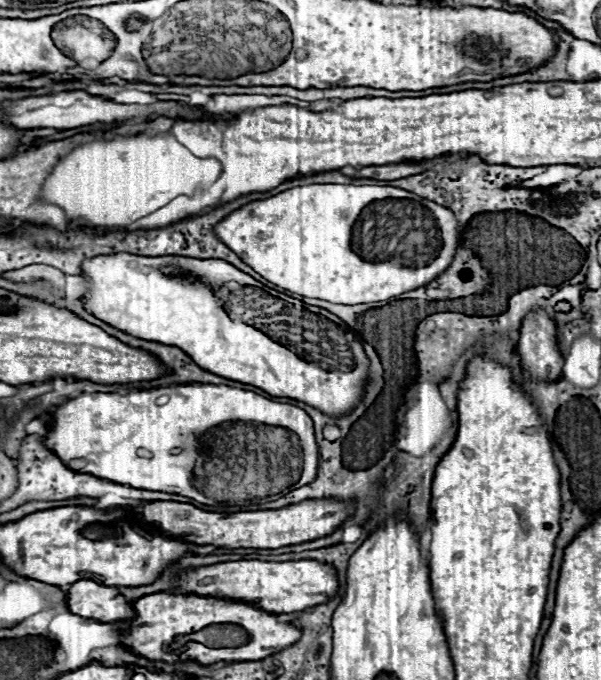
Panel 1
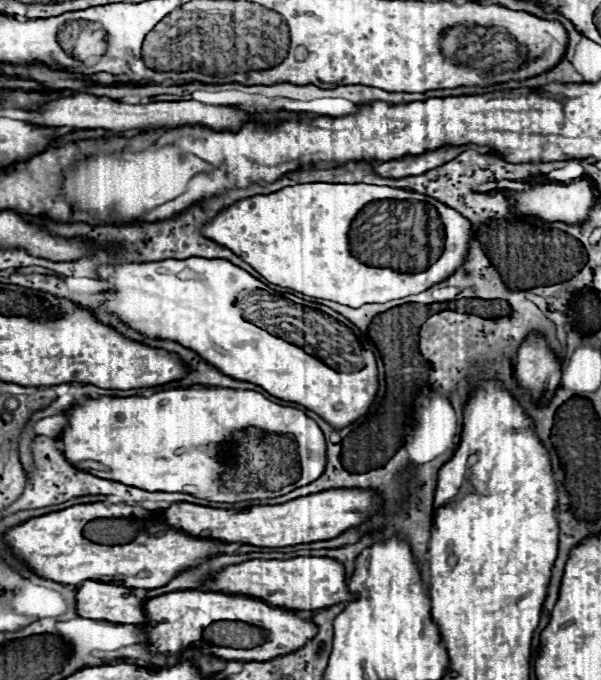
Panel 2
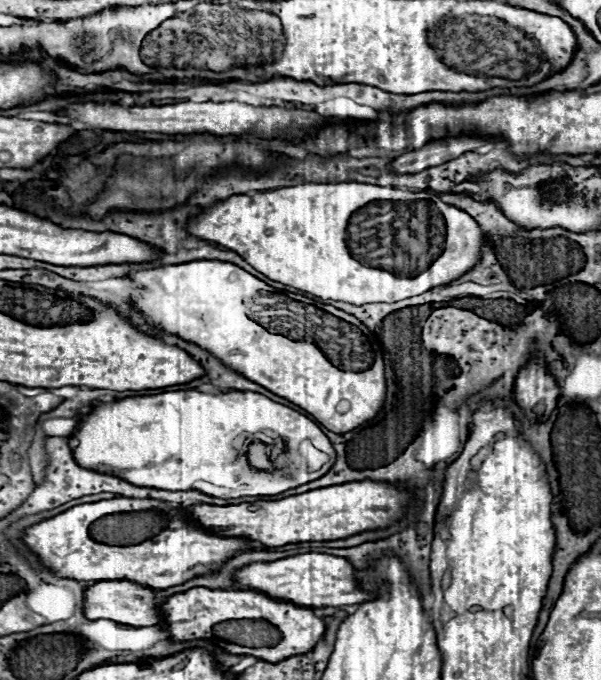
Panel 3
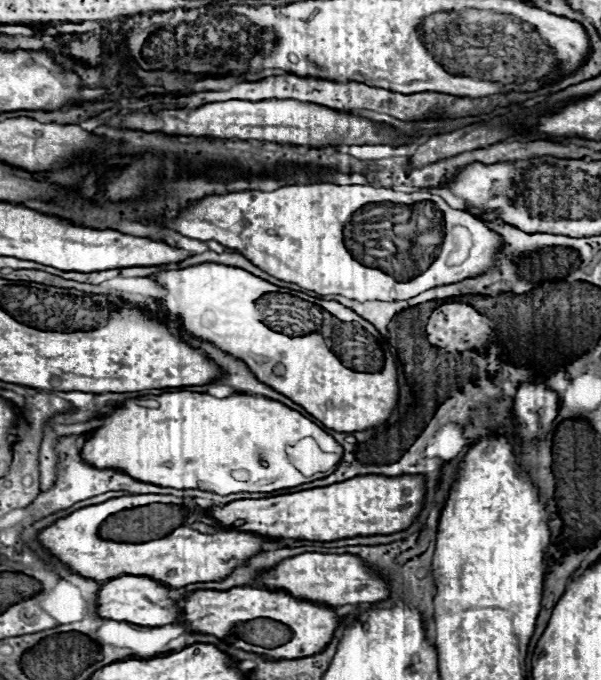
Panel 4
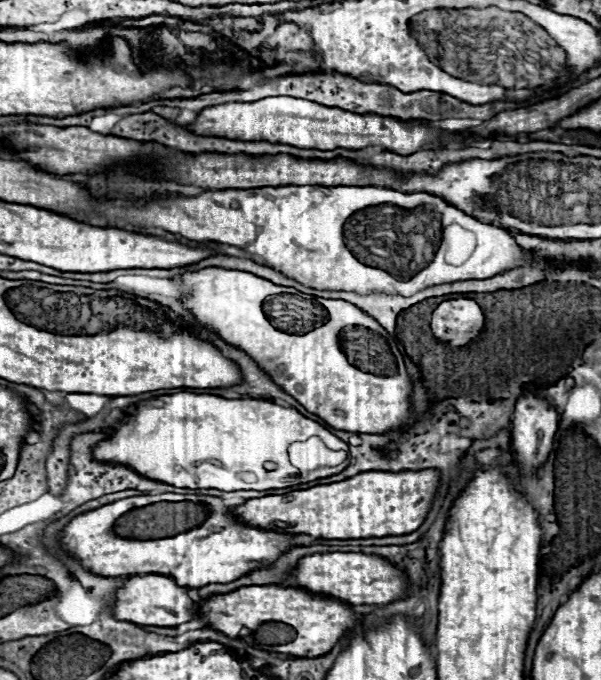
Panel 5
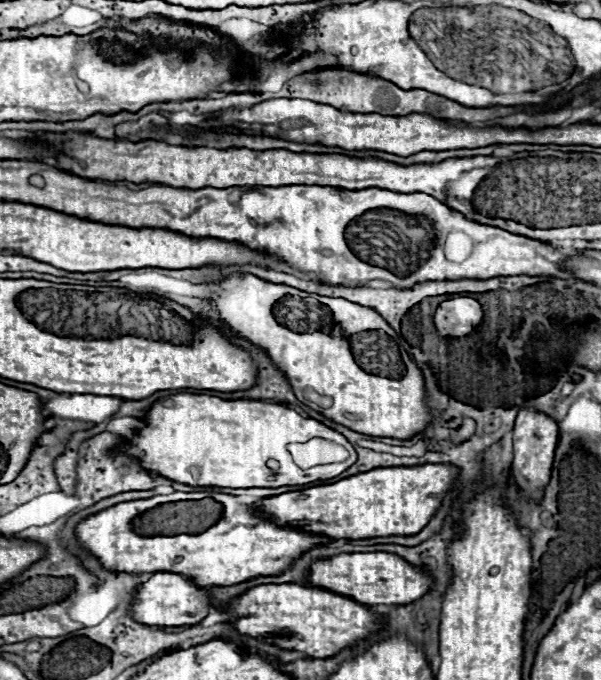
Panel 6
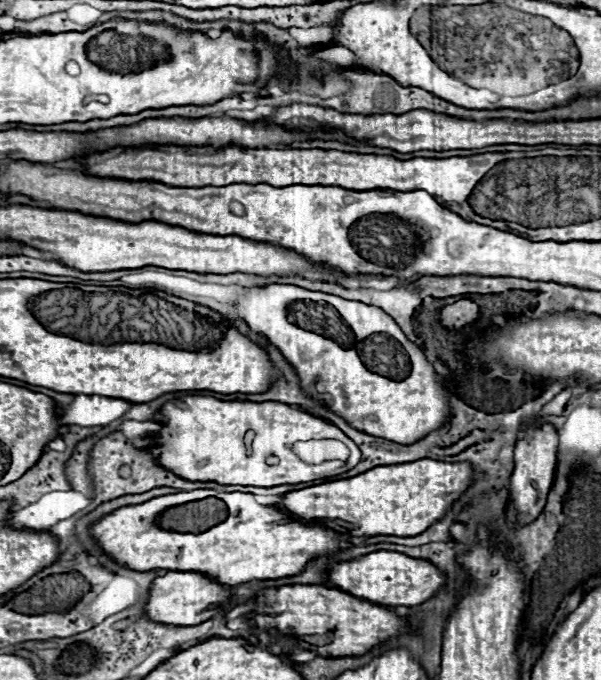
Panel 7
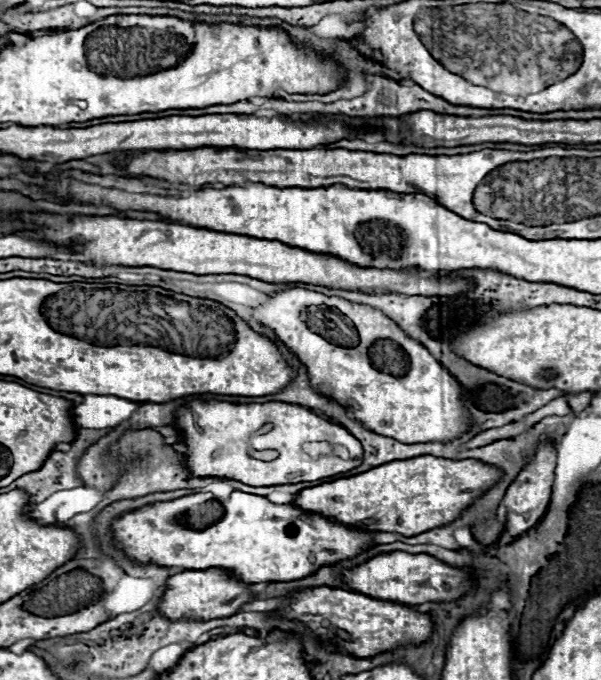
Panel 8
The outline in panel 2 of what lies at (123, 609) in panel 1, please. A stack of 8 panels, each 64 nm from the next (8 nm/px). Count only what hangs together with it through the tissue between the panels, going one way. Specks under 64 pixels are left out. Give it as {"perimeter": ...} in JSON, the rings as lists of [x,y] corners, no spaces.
{"perimeter":[[[86,580],[76,594],[76,612],[90,620],[108,620],[116,624],[146,624],[146,598],[130,594],[130,588],[120,584],[104,584]]]}

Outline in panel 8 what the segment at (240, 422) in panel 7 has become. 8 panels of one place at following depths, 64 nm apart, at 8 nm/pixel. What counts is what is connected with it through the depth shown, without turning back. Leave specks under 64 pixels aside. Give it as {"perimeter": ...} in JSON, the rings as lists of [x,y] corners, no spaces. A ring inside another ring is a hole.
{"perimeter":[[[192,400],[176,412],[176,428],[182,442],[188,448],[186,466],[194,476],[218,476],[238,480],[248,486],[278,486],[314,482],[340,472],[348,472],[362,464],[364,450],[358,438],[354,438],[344,426],[328,422],[304,406],[288,402],[266,404],[228,404],[228,402],[200,402]],[[264,424],[274,424],[266,434],[260,434]],[[306,442],[334,442],[350,450],[350,460],[336,454],[312,458],[304,452]],[[258,450],[278,450],[280,456],[272,462],[264,462],[252,456]]]}

